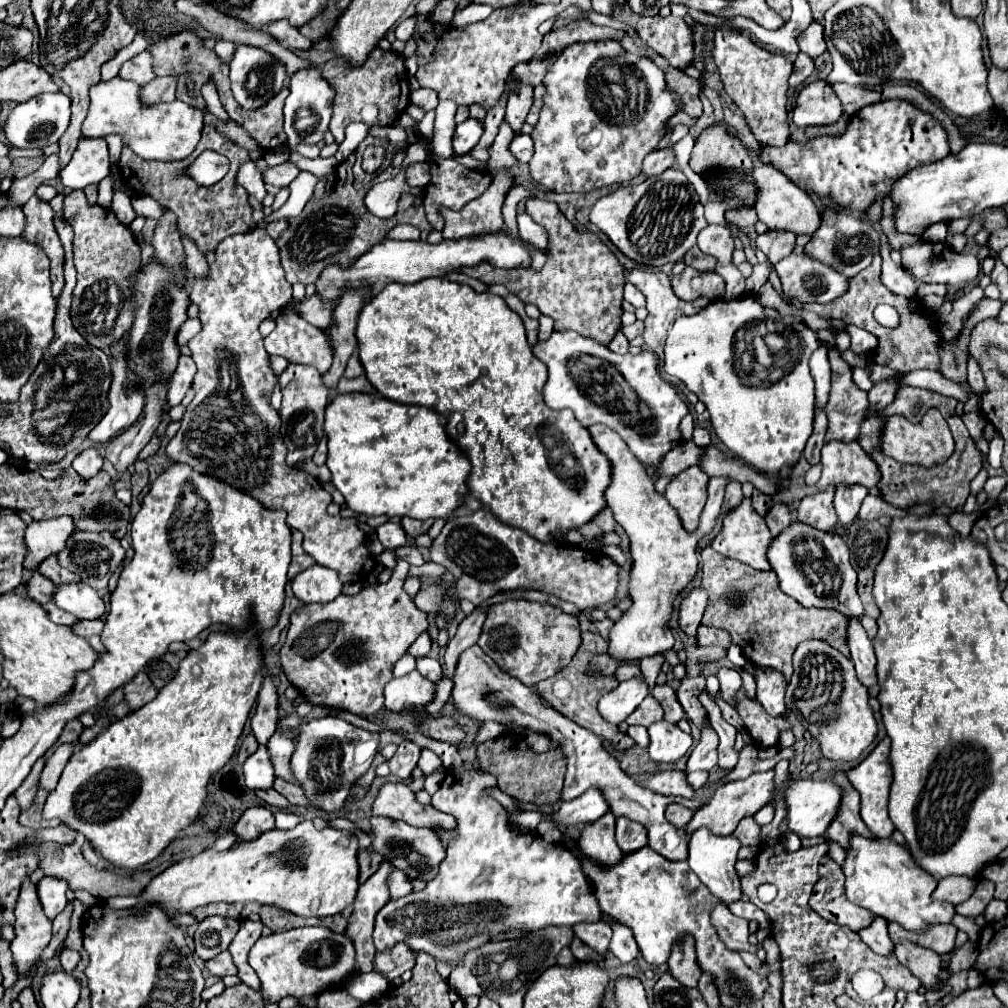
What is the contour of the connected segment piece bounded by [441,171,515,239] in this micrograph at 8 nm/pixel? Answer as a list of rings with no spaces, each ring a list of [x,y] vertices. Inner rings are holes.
[[[499,171],[495,173],[493,181],[481,197],[471,201],[471,205],[465,205],[461,213],[441,209],[445,217],[445,227],[441,231],[443,237],[461,239],[467,235],[501,231],[503,229],[501,207],[513,183],[515,183],[515,177],[511,171]]]

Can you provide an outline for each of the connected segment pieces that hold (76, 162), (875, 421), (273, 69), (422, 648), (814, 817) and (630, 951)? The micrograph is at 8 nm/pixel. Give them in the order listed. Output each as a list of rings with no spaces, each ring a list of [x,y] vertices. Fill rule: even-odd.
[[[81,139],[69,165],[61,169],[61,183],[67,189],[85,189],[109,175],[109,149],[105,139]]]
[[[899,391],[899,397],[897,401],[893,401],[889,407],[885,407],[883,411],[877,411],[877,415],[873,417],[867,417],[867,421],[861,425],[861,435],[859,435],[859,445],[873,457],[873,461],[877,463],[879,467],[879,473],[881,473],[881,481],[879,481],[879,491],[881,491],[881,497],[895,505],[895,507],[903,507],[903,509],[909,509],[917,503],[929,503],[929,499],[937,499],[933,501],[937,507],[941,505],[947,505],[949,509],[957,511],[965,505],[967,497],[969,497],[969,483],[973,481],[973,477],[979,473],[979,469],[983,467],[983,459],[981,459],[981,453],[977,451],[975,447],[975,441],[971,439],[967,427],[963,425],[963,421],[959,419],[959,415],[955,413],[955,405],[957,405],[957,399],[953,397],[945,397],[941,393],[935,393],[935,391]],[[921,401],[923,403],[923,409],[931,409],[931,407],[937,407],[941,411],[941,415],[945,417],[945,421],[949,423],[951,427],[951,433],[955,437],[955,451],[953,455],[943,463],[943,465],[933,465],[933,467],[921,467],[921,465],[901,465],[897,463],[895,459],[883,455],[883,451],[879,451],[879,439],[881,439],[881,431],[883,431],[883,421],[885,417],[883,415],[903,415],[903,417],[909,417],[913,405]]]
[[[239,45],[233,59],[229,61],[229,67],[231,67],[229,81],[231,81],[233,97],[247,111],[255,111],[263,107],[271,97],[275,97],[285,87],[287,81],[285,65],[279,59],[275,59],[271,53],[253,45]]]
[[[423,633],[423,635],[409,647],[409,655],[413,655],[415,659],[419,659],[419,657],[425,657],[425,655],[429,653],[429,649],[431,649],[431,639],[429,639],[427,633]]]
[[[781,760],[775,765],[777,773],[777,791],[775,797],[783,795],[787,801],[787,821],[789,821],[789,831],[795,831],[799,837],[821,837],[825,835],[827,827],[833,823],[833,819],[839,813],[841,807],[841,785],[835,781],[813,781],[813,779],[789,779],[789,761]]]
[[[619,921],[613,923],[613,949],[611,951],[623,963],[633,961],[639,955],[637,943],[633,941],[633,933],[629,933],[629,927],[621,925]]]

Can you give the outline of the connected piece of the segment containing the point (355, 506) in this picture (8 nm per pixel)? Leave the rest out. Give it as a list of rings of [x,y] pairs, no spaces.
[[[353,393],[353,395],[337,395],[333,399],[333,403],[325,409],[325,431],[329,435],[329,453],[327,453],[327,467],[333,475],[333,485],[343,493],[345,503],[349,509],[361,513],[361,515],[387,515],[387,517],[411,517],[411,519],[445,519],[449,521],[453,517],[453,511],[463,503],[463,497],[469,493],[467,489],[467,477],[471,473],[471,463],[467,459],[467,455],[449,439],[447,431],[445,431],[445,417],[437,415],[431,409],[425,407],[417,407],[417,405],[403,405],[403,403],[393,403],[381,395],[367,395],[367,393]]]

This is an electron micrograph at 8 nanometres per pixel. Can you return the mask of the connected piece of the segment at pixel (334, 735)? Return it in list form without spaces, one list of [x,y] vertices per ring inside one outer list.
[[[339,717],[313,719],[301,727],[301,735],[291,757],[291,769],[305,795],[315,801],[321,811],[341,811],[349,797],[349,787],[369,769],[377,747],[379,733],[365,731]]]

